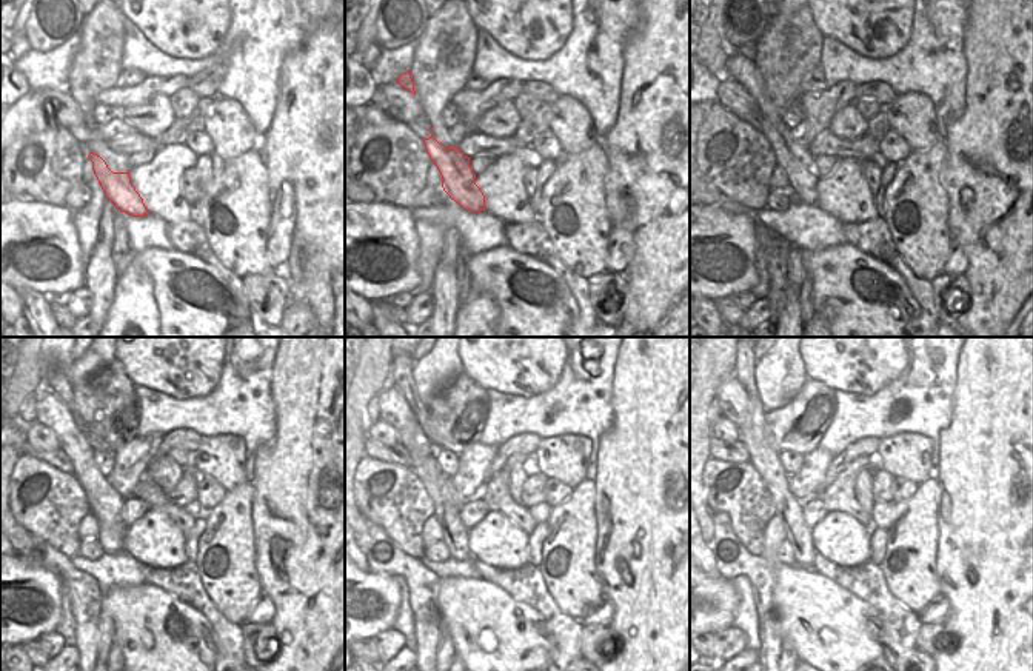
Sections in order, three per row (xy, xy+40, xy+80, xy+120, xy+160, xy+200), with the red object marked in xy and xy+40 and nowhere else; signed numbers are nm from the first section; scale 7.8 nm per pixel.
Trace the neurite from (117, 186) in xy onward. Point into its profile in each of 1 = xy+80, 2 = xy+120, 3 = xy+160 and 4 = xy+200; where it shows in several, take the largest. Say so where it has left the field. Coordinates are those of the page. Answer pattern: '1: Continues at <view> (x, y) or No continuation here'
1: Continues at xy+80 (792, 154)
2: Continues at xy+120 (105, 504)
3: Continues at xy+160 (394, 410)
4: Continues at xy+200 (747, 413)

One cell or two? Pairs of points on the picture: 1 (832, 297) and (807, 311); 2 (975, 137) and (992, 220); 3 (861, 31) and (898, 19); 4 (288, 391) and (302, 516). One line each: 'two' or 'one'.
1: two
2: one
3: one
4: one

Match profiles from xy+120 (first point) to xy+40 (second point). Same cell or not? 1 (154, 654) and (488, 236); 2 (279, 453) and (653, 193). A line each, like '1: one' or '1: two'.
1: two
2: one

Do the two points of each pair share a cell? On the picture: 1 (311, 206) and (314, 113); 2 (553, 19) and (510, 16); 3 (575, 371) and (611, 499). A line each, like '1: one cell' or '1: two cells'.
1: one cell
2: one cell
3: two cells

